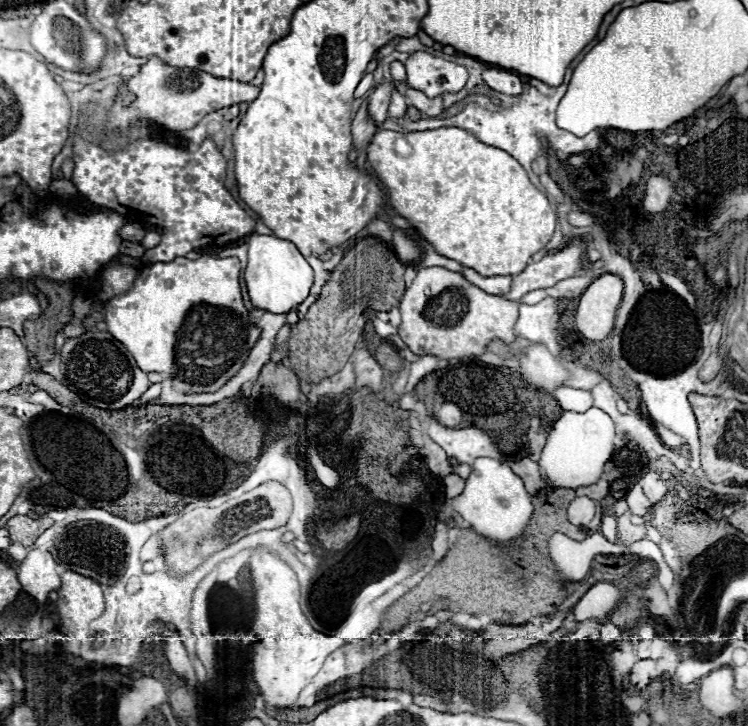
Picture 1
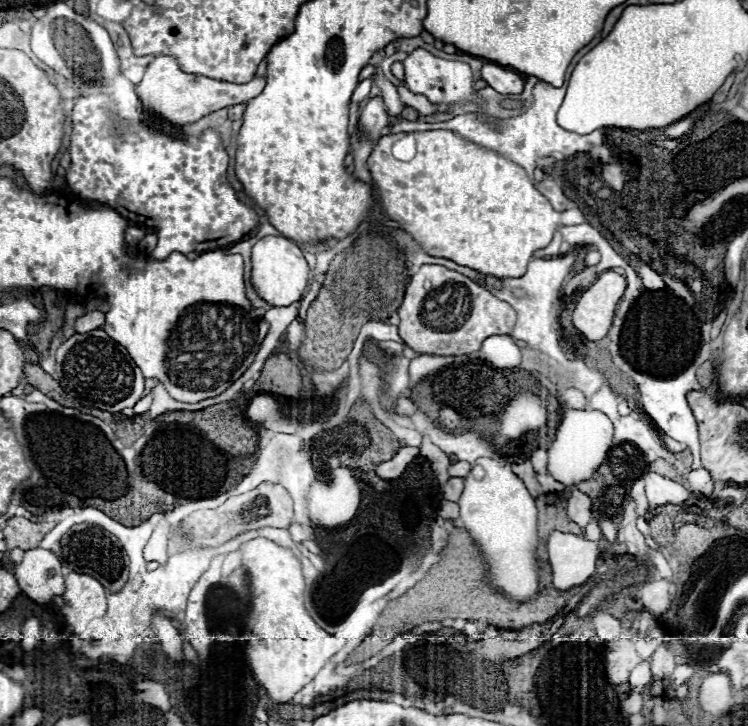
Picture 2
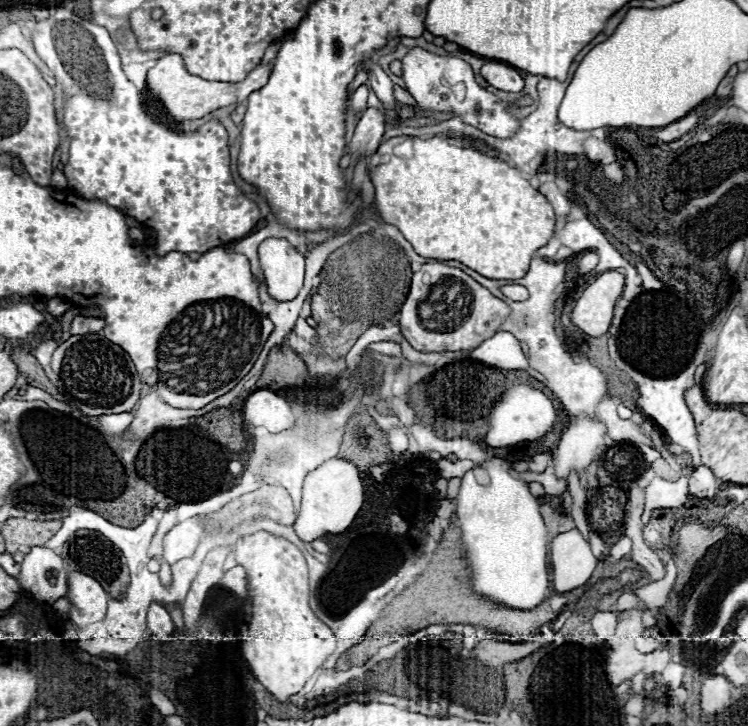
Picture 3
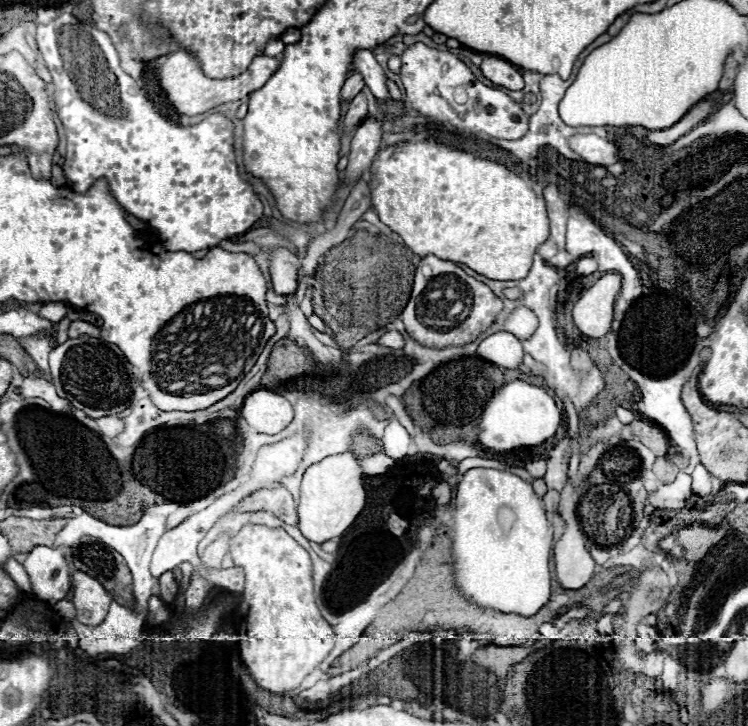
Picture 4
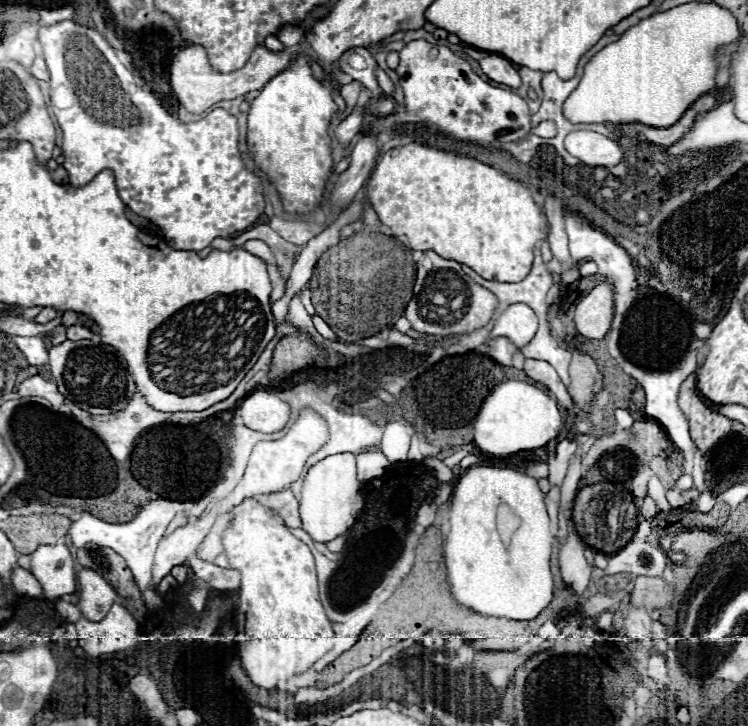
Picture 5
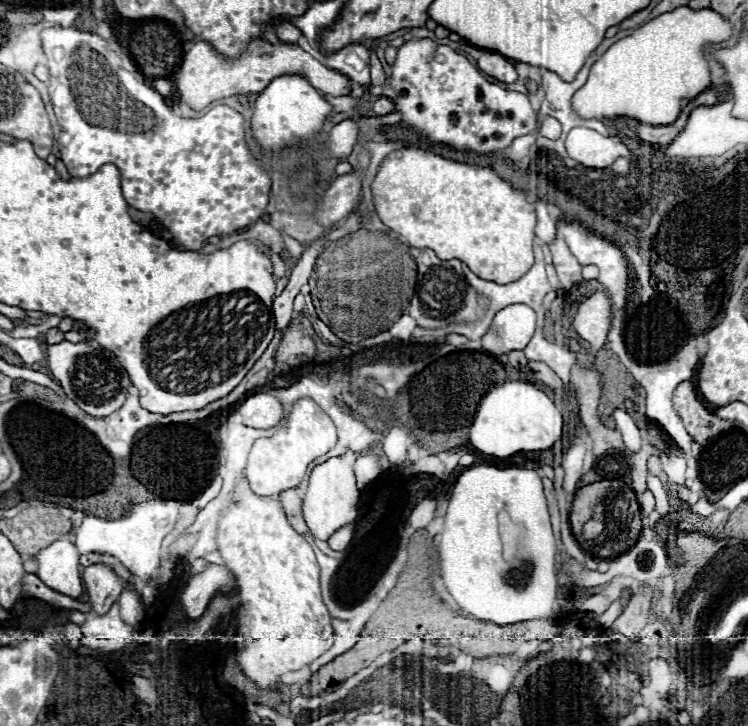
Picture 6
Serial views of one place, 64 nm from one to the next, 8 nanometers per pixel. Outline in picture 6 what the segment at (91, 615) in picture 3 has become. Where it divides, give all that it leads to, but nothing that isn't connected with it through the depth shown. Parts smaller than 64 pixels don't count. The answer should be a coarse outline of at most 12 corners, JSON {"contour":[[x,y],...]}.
{"contour":[[108,564],[84,568],[88,602],[106,614],[124,590]]}

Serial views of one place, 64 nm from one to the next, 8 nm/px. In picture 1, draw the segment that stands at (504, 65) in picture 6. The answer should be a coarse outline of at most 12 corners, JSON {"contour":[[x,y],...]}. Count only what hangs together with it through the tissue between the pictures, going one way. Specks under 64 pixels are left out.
{"contour":[[484,68],[484,82],[502,94],[522,94],[522,78],[500,68]]}

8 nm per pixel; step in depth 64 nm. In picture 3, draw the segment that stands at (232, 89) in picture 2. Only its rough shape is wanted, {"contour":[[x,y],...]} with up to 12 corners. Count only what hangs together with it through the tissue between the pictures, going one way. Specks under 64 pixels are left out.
{"contour":[[178,54],[148,70],[146,86],[168,114],[196,120],[244,102],[272,64],[240,82],[194,76]]}

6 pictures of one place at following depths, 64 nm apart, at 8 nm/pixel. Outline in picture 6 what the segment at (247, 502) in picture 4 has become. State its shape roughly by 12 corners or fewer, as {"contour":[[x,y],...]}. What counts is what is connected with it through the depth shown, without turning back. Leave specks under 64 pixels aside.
{"contour":[[294,488],[280,494],[290,524],[310,534],[302,516],[302,498]]}

